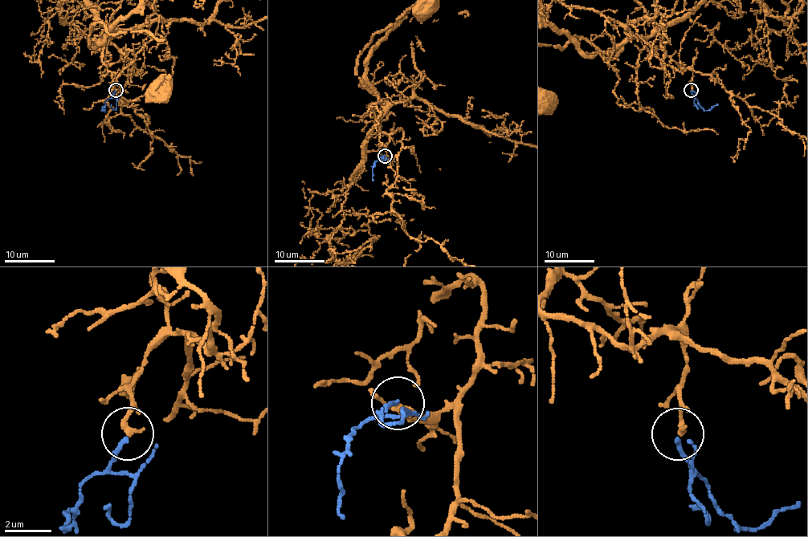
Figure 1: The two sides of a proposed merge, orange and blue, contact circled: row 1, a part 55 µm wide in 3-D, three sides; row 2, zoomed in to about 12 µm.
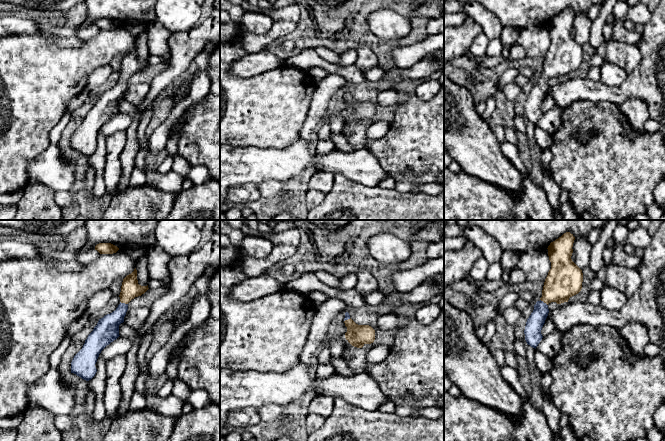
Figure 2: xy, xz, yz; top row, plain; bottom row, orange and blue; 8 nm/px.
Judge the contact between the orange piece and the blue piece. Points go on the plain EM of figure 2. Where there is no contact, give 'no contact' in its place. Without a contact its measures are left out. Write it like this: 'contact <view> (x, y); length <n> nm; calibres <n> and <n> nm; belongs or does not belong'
contact xy (124, 78); length 70 nm; calibres 150 and 190 nm; belongs

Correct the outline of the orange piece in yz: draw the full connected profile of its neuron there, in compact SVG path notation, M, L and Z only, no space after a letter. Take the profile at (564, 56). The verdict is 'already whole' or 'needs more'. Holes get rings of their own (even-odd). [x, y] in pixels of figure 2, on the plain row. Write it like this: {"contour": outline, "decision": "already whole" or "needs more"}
{"contour": "M566 8L547 24L551 45L544 58L542 73L534 81L524 106L527 120L535 125L543 114L541 106L549 89L548 80L568 78L582 65L582 46L571 35L574 16L573 10Z", "decision": "needs more"}

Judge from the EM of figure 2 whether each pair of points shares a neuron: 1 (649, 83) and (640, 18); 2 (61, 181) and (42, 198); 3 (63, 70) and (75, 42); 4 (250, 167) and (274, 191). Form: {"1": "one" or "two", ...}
{"1": "two", "2": "two", "3": "two", "4": "two"}

